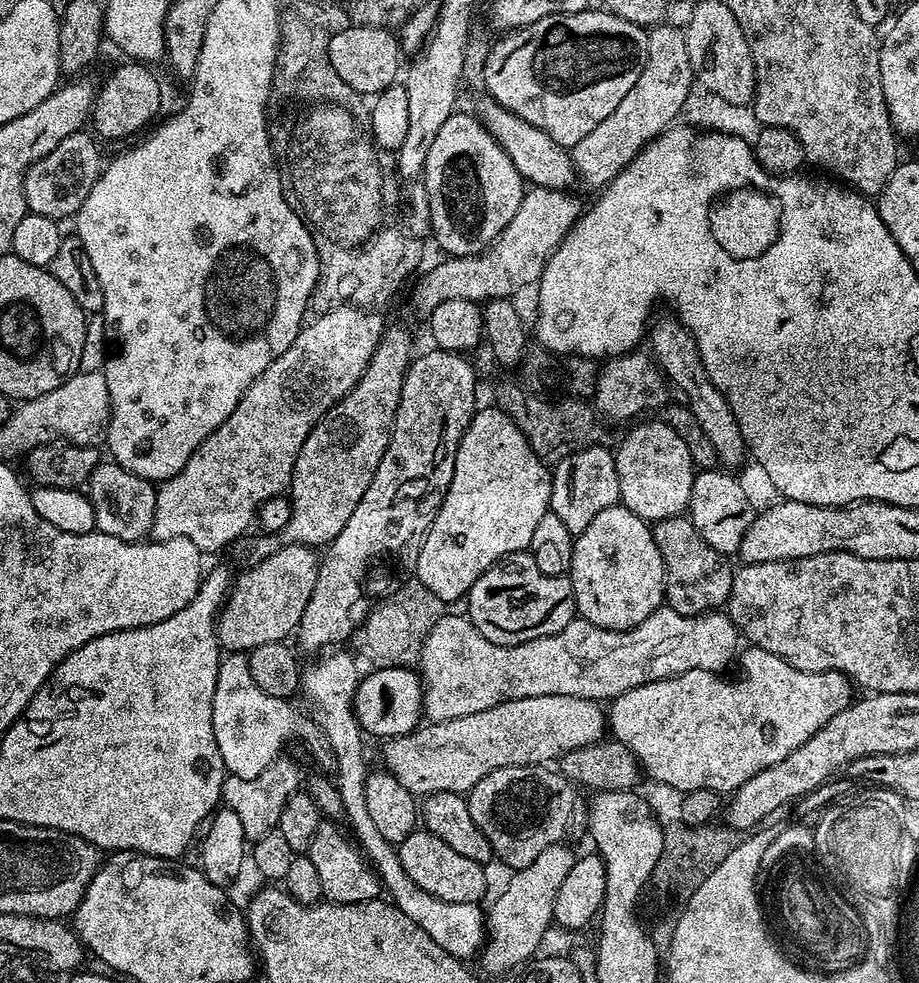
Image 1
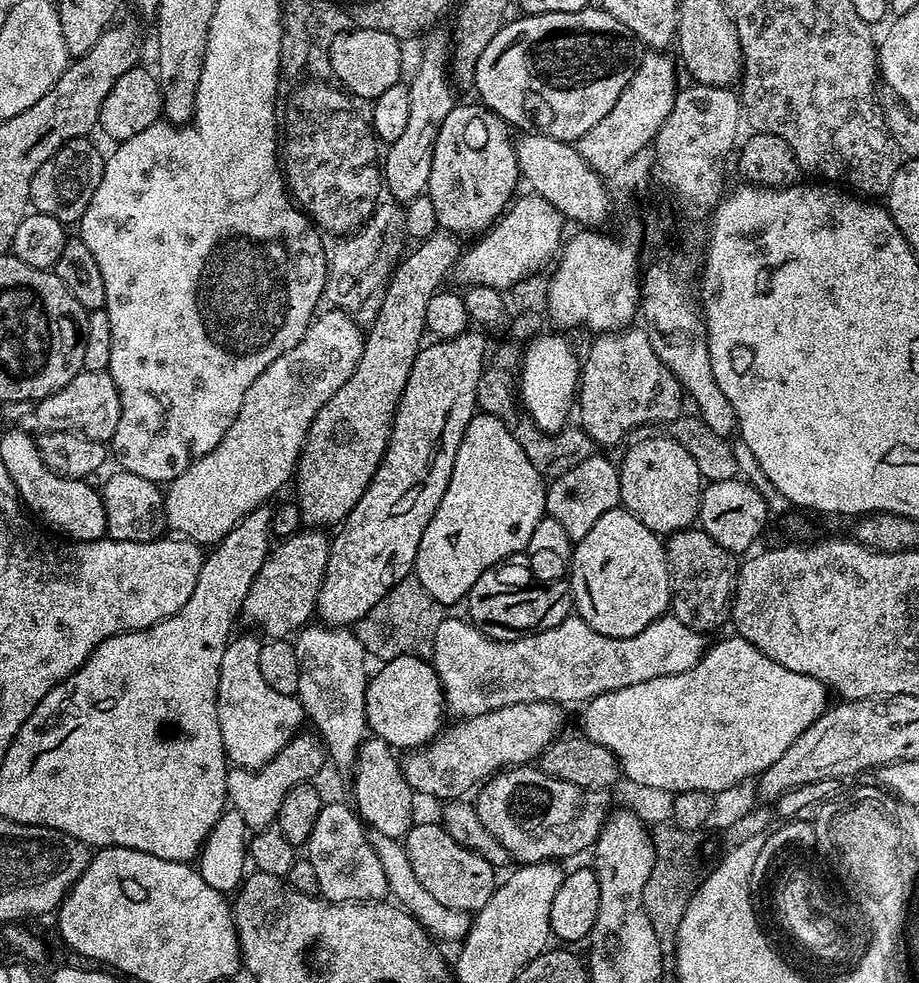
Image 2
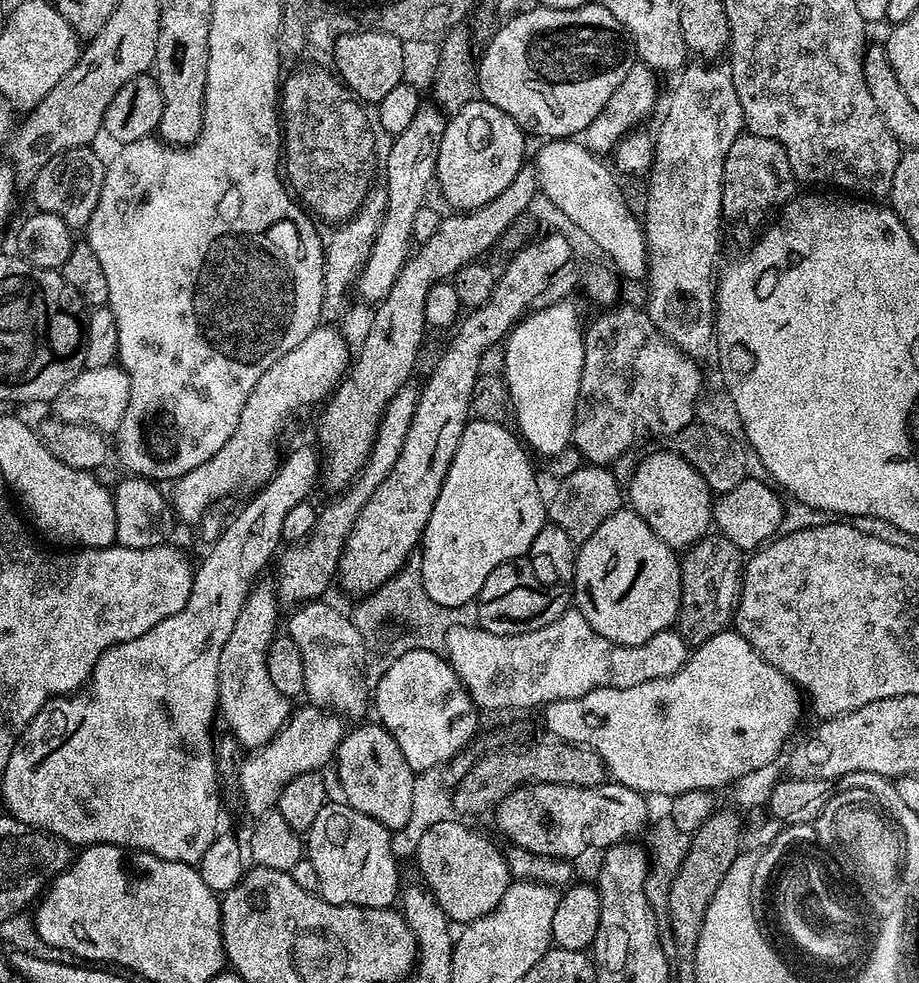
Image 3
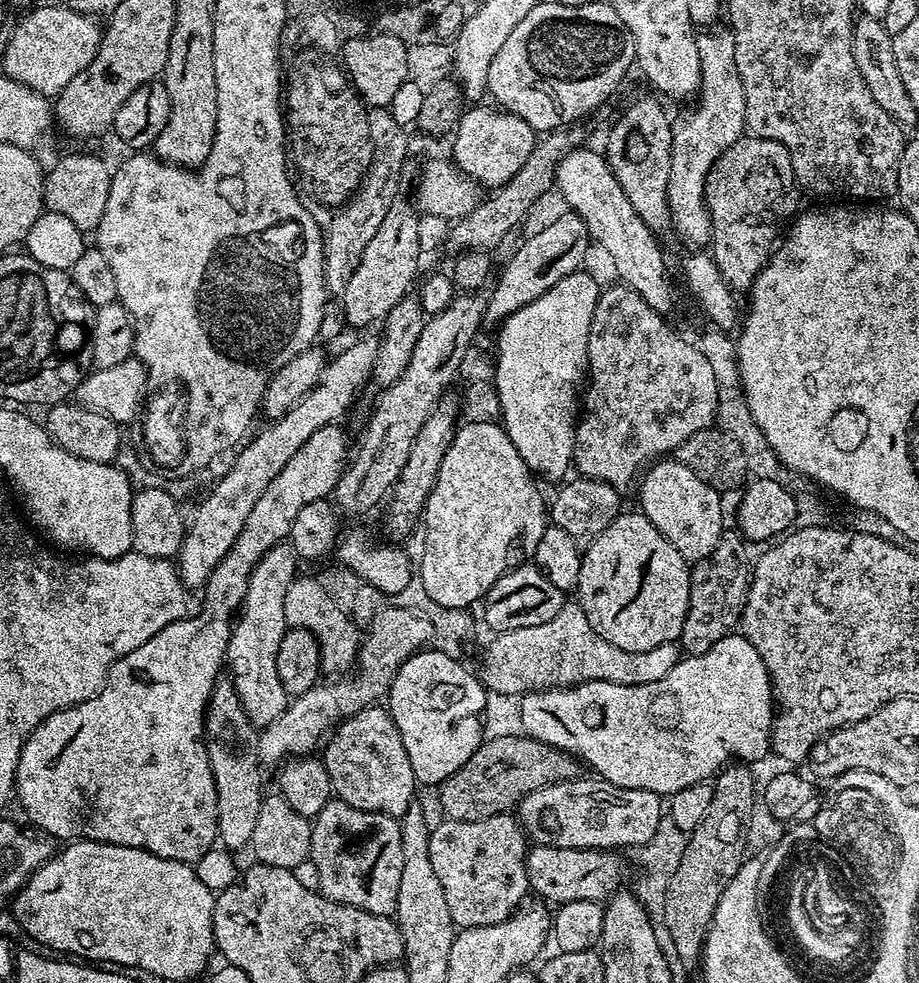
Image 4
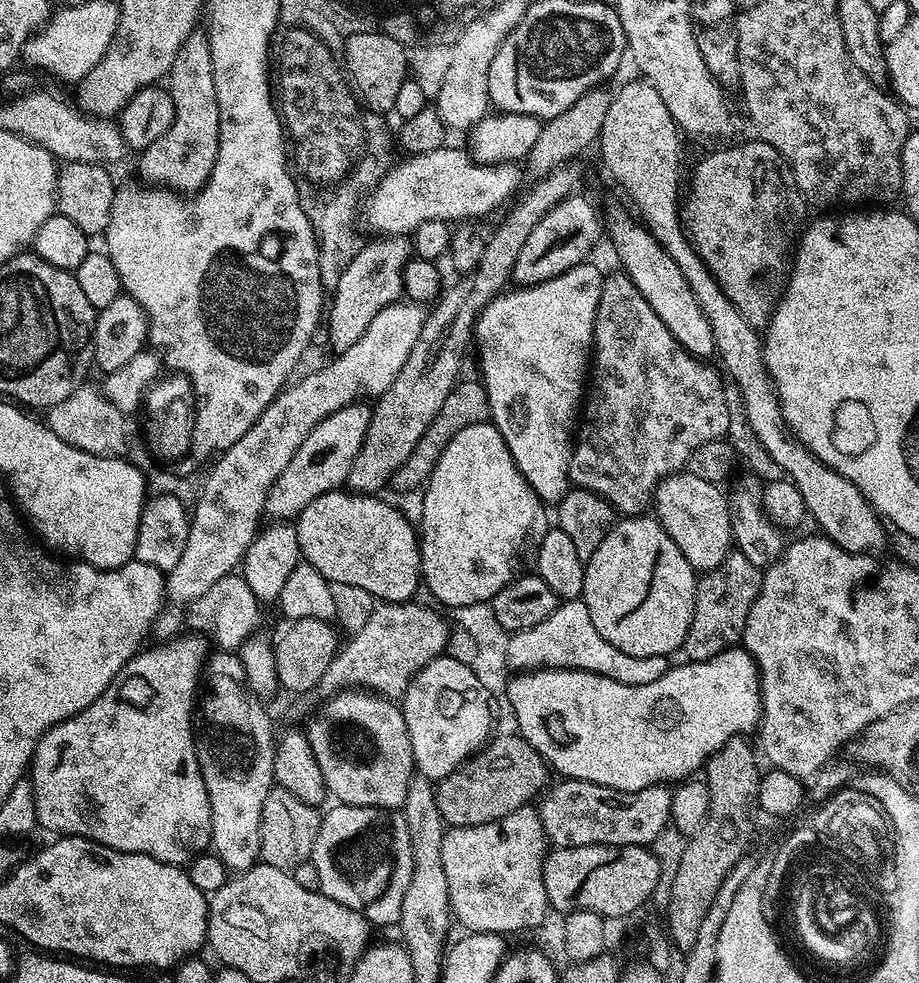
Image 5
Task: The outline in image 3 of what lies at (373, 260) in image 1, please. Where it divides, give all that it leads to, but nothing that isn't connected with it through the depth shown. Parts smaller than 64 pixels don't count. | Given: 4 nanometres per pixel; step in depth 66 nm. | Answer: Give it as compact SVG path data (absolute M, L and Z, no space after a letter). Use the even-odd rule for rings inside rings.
M375 185L368 192L362 207L356 215L333 229L333 236L325 245L324 254L324 294L320 321L323 325L332 326L341 323L340 320L347 314L346 289L348 291L355 285L357 278L369 260L369 254L373 250L377 234L385 221L386 190L383 185Z

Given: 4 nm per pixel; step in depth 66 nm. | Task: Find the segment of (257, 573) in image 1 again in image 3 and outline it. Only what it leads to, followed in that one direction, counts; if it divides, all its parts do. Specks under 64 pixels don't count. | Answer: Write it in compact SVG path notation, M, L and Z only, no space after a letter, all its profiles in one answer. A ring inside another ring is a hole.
M412 382L403 384L398 394L390 398L380 419L376 441L360 475L322 508L314 530L305 540L293 543L279 553L275 568L277 567L276 572L280 577L274 580L274 587L281 605L299 606L321 599L325 595L323 592L334 584L340 570L340 555L344 552L344 543L358 514L362 514L362 506L366 506L374 490L378 490L378 486L386 482L386 478L394 470L394 462L398 462L398 454L402 454L402 442L406 442L406 430L410 430L410 422L414 418L414 410L420 397L420 388L414 385Z

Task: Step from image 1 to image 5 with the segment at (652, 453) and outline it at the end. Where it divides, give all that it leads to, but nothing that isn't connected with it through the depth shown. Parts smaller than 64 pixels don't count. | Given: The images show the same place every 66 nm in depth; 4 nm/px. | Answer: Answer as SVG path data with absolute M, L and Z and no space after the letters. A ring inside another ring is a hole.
M687 470L667 476L656 487L655 520L670 538L674 538L674 546L682 550L686 562L700 574L712 572L734 548L728 497L724 492L720 493L720 489L719 483L707 481Z

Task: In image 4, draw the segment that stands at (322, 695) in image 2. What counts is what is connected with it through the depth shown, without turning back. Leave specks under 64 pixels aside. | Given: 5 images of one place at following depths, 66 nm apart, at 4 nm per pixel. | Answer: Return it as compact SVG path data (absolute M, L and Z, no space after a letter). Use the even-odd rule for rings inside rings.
M306 576L297 578L292 581L290 590L286 590L286 622L289 628L301 628L306 630L316 639L316 643L320 650L320 667L325 673L336 672L332 674L344 674L355 665L359 655L362 643L362 632L358 627L357 621L351 615L348 616L342 609L336 605L336 600L319 584L316 580L311 580Z

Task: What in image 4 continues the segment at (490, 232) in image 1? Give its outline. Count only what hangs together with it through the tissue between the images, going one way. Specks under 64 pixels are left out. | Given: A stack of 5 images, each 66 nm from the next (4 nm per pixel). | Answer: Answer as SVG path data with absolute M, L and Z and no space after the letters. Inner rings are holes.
M484 106L469 107L457 120L451 137L450 159L464 175L491 190L501 188L510 182L510 178L514 178L514 174L518 174L518 170L522 170L526 158L530 158L530 150L534 150L538 133L525 120L518 118L518 114L503 111L496 106L480 107Z

